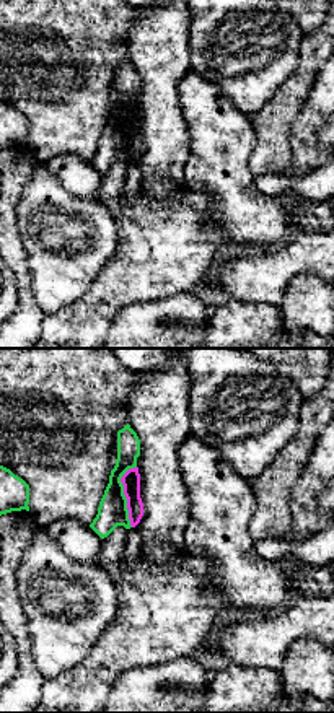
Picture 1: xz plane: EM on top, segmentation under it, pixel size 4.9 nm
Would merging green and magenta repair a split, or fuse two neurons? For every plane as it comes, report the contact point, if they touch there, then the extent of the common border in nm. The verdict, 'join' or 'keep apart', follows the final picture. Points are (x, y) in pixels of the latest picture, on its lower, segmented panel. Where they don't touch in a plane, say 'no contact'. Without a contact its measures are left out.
meets green at (124, 495); contact 300 nm long

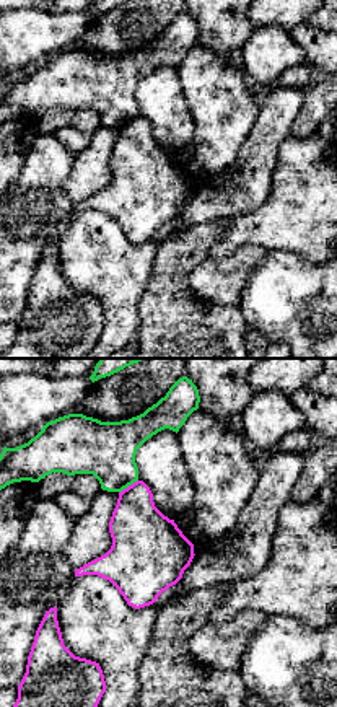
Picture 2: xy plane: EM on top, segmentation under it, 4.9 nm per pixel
meets green at (127, 486); contact 120 nm long

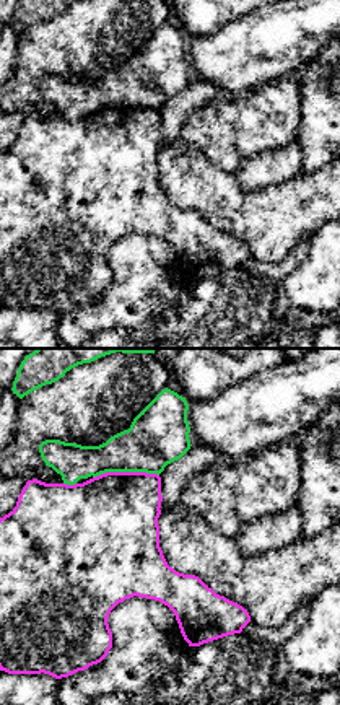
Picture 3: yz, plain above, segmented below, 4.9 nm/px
meets green at (126, 471); contact 320 nm long

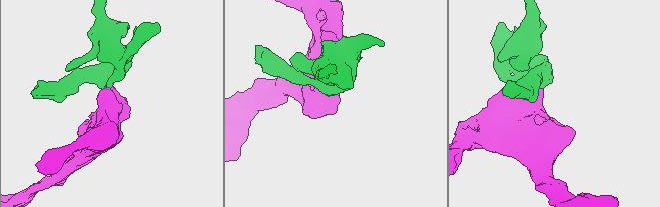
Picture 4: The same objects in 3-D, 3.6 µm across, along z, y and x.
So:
keep apart

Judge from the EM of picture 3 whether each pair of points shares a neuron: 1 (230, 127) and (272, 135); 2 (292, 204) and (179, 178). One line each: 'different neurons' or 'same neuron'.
1: same neuron
2: same neuron

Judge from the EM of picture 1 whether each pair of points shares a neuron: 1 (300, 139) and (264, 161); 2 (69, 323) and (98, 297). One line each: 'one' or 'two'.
1: two
2: one

